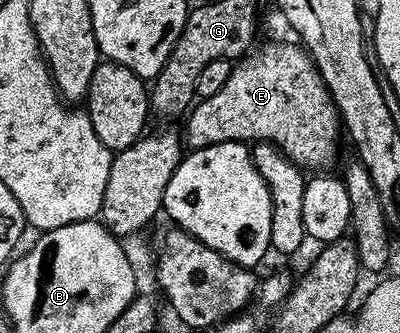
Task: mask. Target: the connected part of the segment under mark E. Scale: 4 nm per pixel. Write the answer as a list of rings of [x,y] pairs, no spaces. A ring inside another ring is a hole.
[[[300,43],[294,44],[265,44],[257,53],[246,55],[240,62],[234,63],[231,78],[227,78],[227,82],[215,94],[211,94],[211,98],[206,100],[198,99],[192,105],[191,111],[187,118],[189,121],[185,124],[185,132],[183,131],[183,140],[190,149],[206,148],[207,146],[215,146],[219,142],[231,142],[239,140],[242,142],[256,142],[265,140],[268,144],[274,144],[292,164],[297,164],[302,170],[329,170],[333,163],[337,160],[337,139],[343,136],[343,125],[341,117],[337,114],[337,107],[333,105],[332,98],[329,97],[329,91],[325,89],[323,78],[319,74],[319,70],[313,64],[313,57]]]

